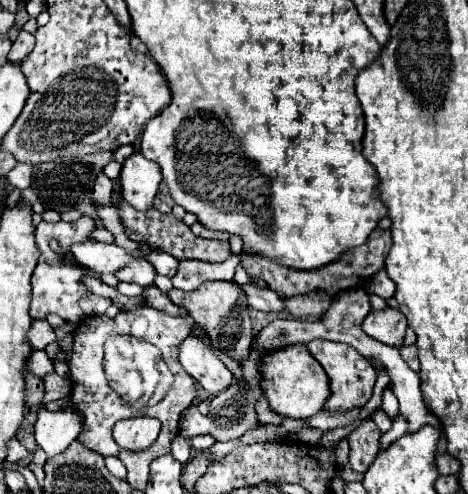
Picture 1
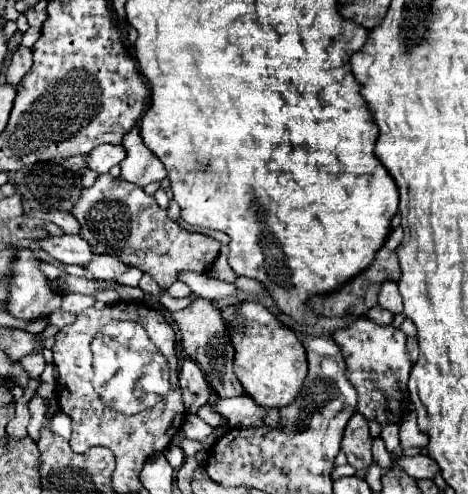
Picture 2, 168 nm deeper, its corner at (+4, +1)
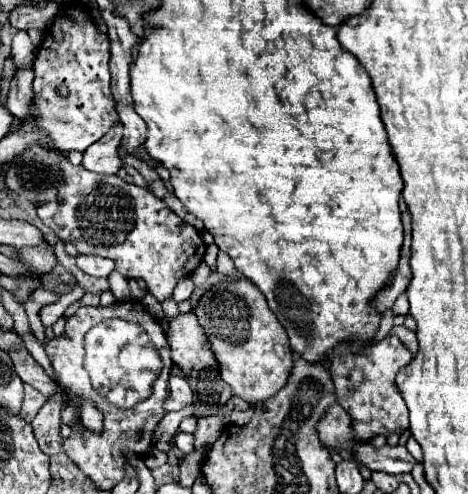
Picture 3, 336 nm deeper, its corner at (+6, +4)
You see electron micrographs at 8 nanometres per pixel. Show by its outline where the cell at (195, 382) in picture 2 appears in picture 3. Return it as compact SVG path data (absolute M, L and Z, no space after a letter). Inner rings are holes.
M180 375L170 377L170 387L168 387L168 399L166 399L166 411L180 411L186 405L194 401L194 393L188 385L188 381Z

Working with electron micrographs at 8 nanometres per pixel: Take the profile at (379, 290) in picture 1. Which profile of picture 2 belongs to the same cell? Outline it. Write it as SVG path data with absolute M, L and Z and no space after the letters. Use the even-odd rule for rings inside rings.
M384 282L378 290L378 304L394 314L402 312L402 298L398 294L396 282Z

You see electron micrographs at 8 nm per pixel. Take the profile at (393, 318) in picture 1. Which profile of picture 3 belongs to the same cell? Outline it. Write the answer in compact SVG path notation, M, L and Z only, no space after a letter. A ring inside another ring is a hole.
M394 335L372 343L360 353L352 353L348 345L340 345L338 351L334 351L330 361L330 375L338 391L338 403L352 417L352 431L358 441L370 441L376 435L400 435L408 429L406 403L402 401L402 395L394 385L394 377L410 361L412 353Z

